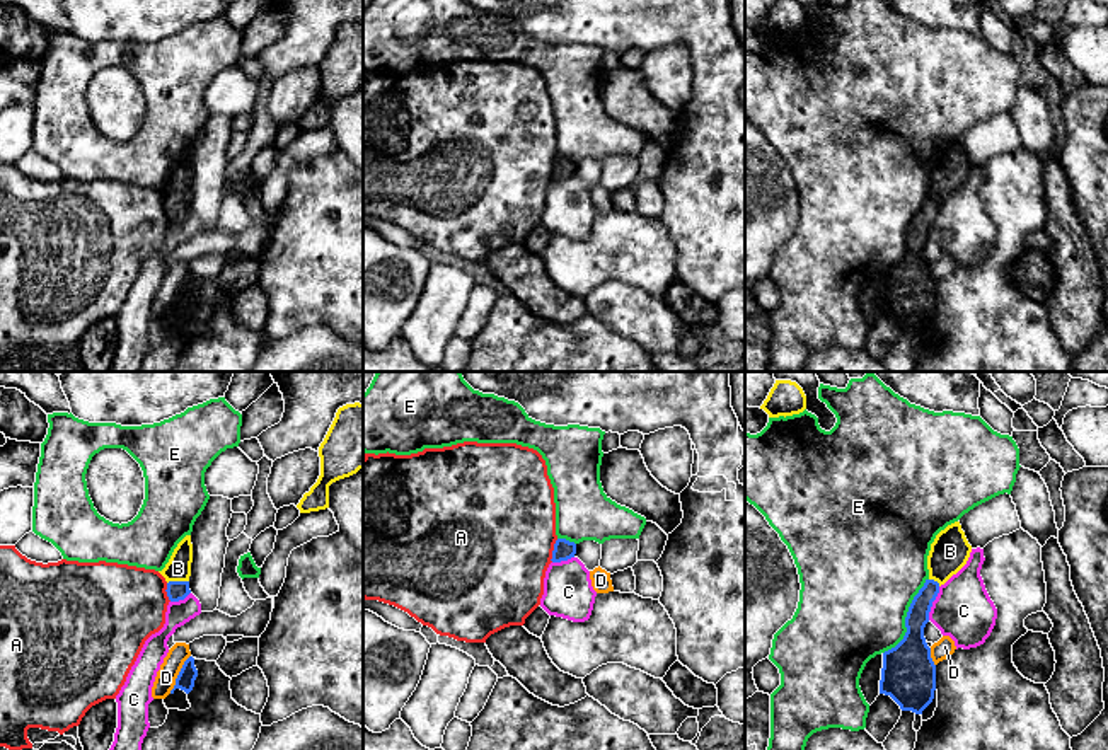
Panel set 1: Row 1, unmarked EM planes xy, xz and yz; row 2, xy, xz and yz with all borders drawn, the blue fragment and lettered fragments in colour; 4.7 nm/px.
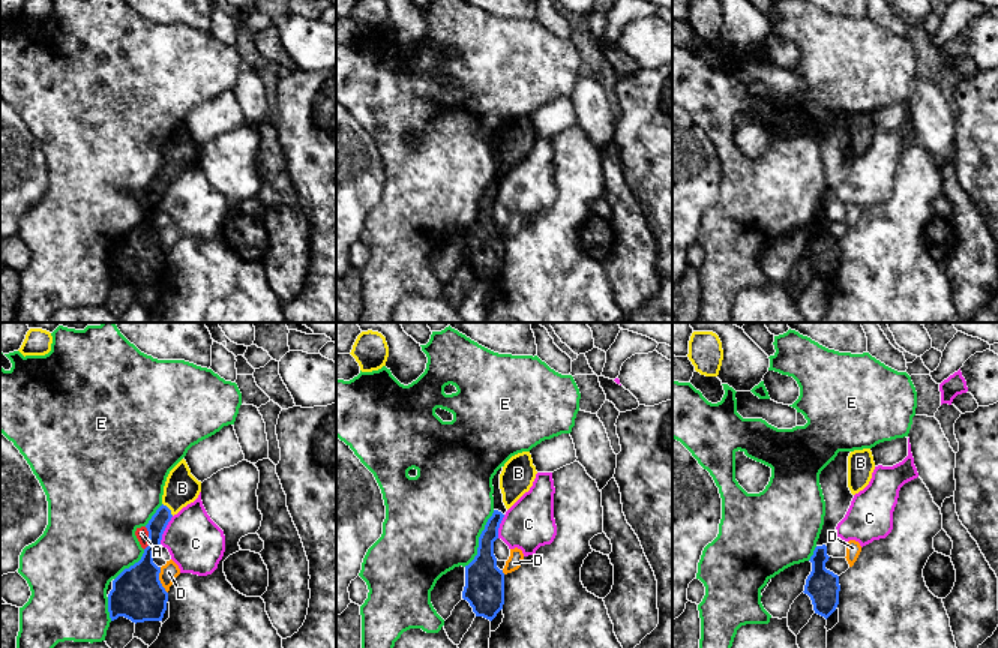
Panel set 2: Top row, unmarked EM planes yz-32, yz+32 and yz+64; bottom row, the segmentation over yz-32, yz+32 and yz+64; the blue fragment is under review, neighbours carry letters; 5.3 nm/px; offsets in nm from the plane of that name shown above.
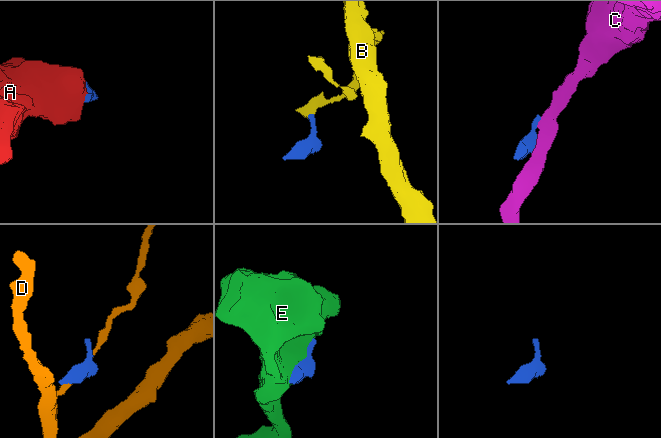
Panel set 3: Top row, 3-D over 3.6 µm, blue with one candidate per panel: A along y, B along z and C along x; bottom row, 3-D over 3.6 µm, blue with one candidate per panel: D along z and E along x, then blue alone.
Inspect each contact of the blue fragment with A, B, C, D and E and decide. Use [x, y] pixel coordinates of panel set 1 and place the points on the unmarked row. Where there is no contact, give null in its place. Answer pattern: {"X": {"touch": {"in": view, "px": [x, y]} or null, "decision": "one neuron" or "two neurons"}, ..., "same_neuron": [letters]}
{"A": {"touch": {"in": "xz", "px": [553, 169]}, "decision": "two neurons"}, "B": {"touch": {"in": "xy", "px": [178, 200]}, "decision": "one neuron"}, "C": {"touch": {"in": "yz", "px": [931, 222]}, "decision": "two neurons"}, "D": {"touch": {"in": "xy", "px": [179, 292]}, "decision": "two neurons"}, "E": {"touch": {"in": "yz", "px": [906, 236]}, "decision": "two neurons"}, "same_neuron": ["B"]}

